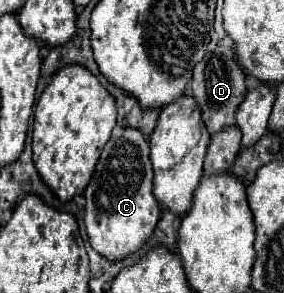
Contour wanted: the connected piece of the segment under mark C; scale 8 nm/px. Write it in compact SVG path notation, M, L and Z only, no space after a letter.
M117 128L101 150L97 168L91 176L89 186L85 188L85 228L89 234L91 246L109 260L121 260L127 254L135 252L153 232L159 222L161 206L153 194L153 168L149 160L149 138L141 136L139 130L133 128Z

